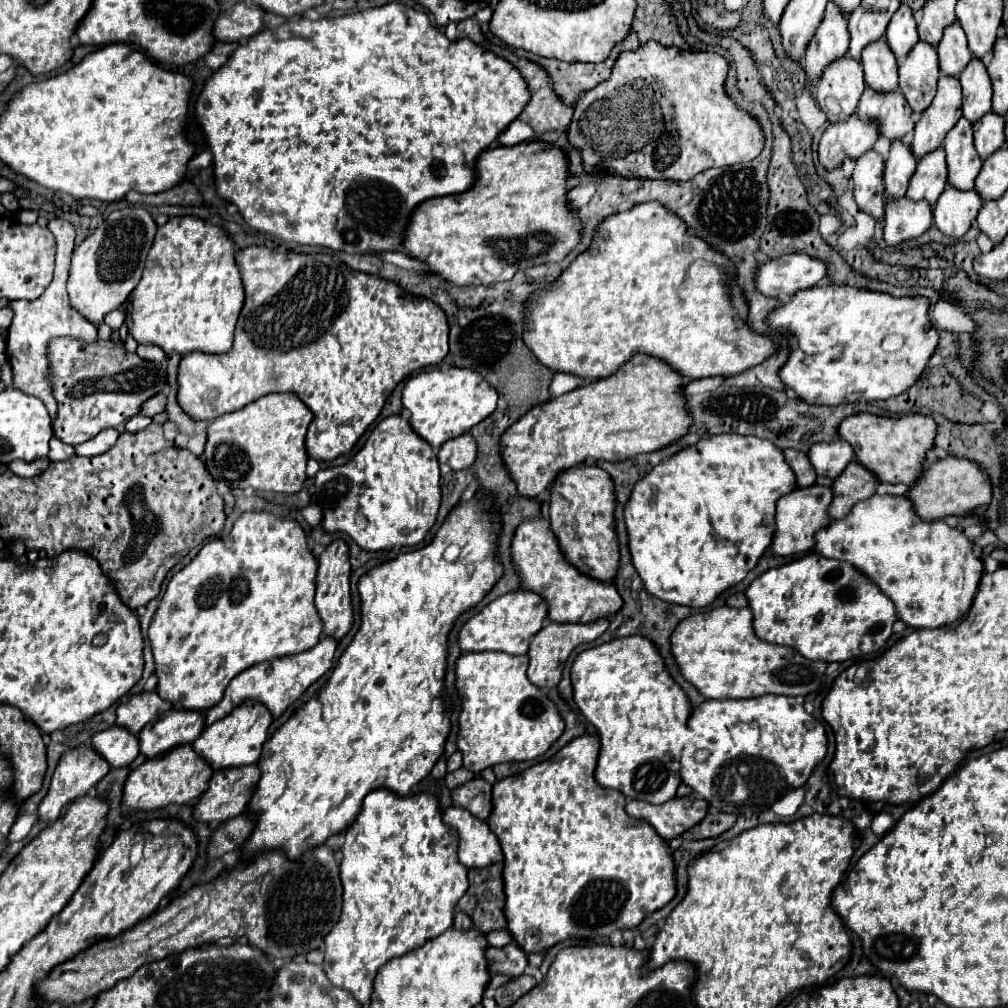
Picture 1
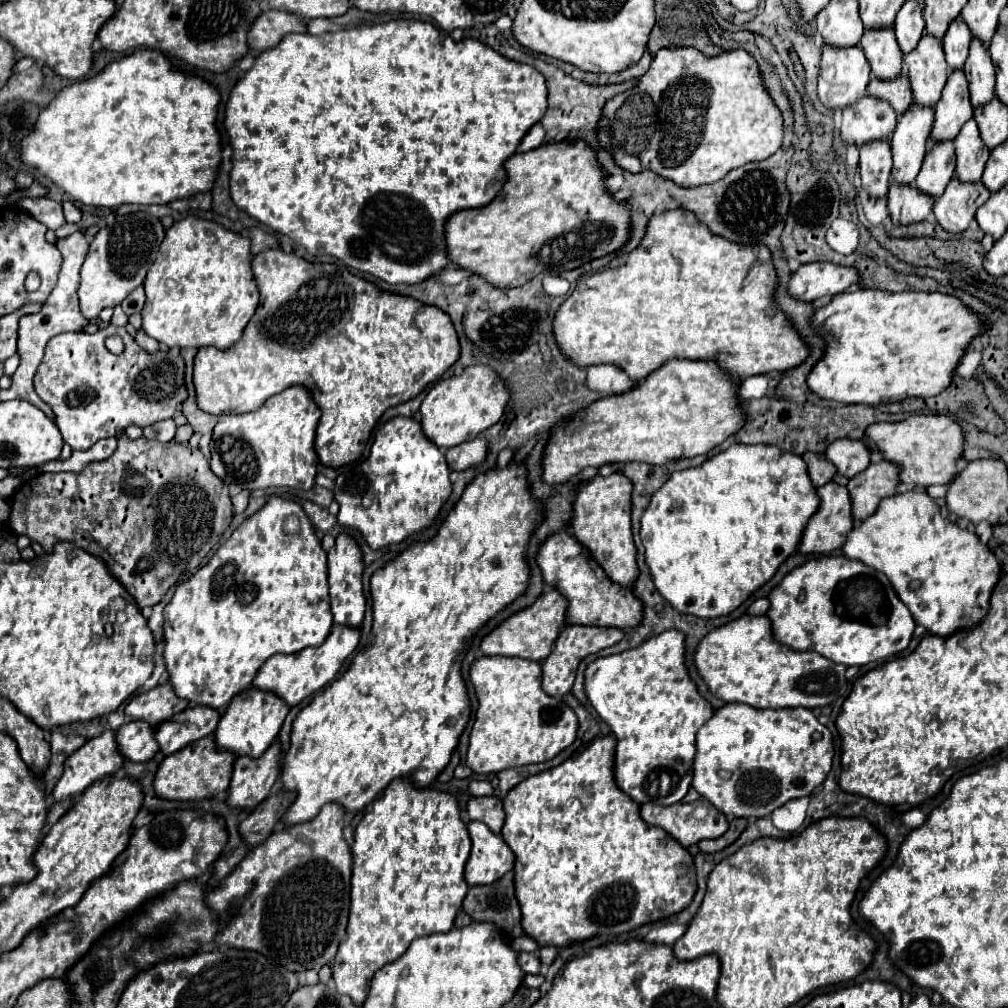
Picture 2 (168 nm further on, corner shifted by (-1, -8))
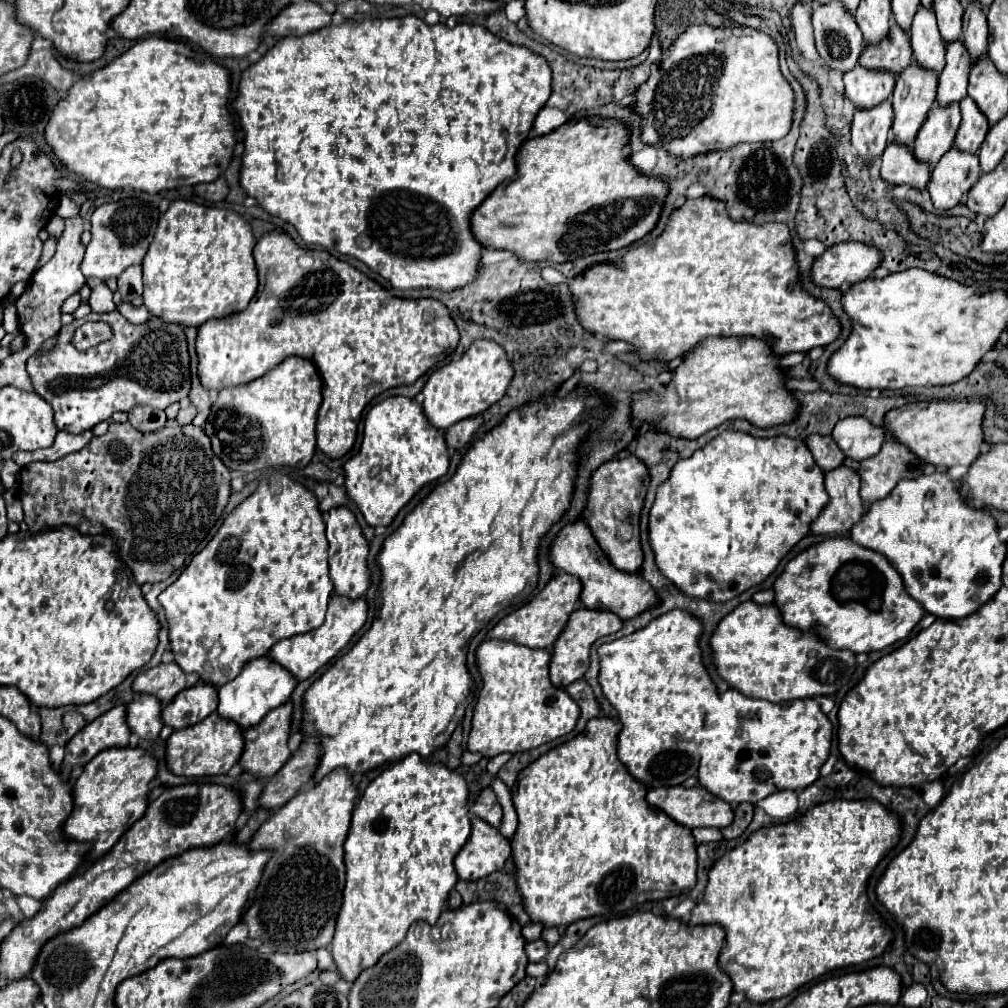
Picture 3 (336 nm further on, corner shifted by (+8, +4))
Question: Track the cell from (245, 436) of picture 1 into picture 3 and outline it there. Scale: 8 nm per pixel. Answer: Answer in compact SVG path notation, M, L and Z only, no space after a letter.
M288 356L268 374L244 386L232 386L218 392L218 400L204 424L212 440L214 454L230 468L240 472L254 472L268 466L296 466L304 468L316 450L316 416L322 402L322 378L316 366L300 356Z

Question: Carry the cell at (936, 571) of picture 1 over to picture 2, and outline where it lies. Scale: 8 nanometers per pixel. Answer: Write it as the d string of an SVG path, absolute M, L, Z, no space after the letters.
M905 492L881 500L877 510L847 534L841 554L883 572L915 622L937 636L977 626L989 610L991 590L1001 576L997 558L979 542L977 534L947 522L937 502L925 492Z

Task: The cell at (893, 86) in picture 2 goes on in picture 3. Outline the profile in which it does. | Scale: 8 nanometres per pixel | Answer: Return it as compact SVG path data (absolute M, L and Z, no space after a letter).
M892 22L888 36L878 44L868 44L860 54L860 64L872 70L888 70L900 74L902 68L912 64L912 46L908 46L908 34Z

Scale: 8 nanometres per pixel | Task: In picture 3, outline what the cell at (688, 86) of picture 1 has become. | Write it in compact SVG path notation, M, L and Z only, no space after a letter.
M690 26L676 38L668 56L652 64L652 74L638 88L636 96L638 100L632 108L646 118L642 140L652 146L664 146L672 156L696 156L710 150L726 150L740 142L780 140L788 134L794 116L794 90L780 72L778 44L768 34L748 26Z

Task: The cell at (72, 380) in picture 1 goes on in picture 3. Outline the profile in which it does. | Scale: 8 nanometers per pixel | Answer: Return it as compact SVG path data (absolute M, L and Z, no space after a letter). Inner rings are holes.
M118 310L106 314L90 312L88 316L62 326L58 332L58 346L48 354L32 356L26 368L34 392L52 404L58 430L72 434L90 430L94 424L108 420L114 412L128 412L138 404L166 410L170 404L188 398L192 386L184 328L160 322L156 316L150 316L144 326L132 326L132 322L128 322ZM98 320L112 328L112 338L86 352L78 352L70 344L76 328L84 322Z

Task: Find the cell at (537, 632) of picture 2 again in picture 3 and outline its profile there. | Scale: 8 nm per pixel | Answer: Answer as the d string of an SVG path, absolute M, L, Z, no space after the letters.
M558 574L554 576L548 586L526 606L518 608L516 612L508 614L504 620L500 620L490 632L488 638L500 638L500 640L512 640L530 648L550 648L556 640L556 636L560 636L564 632L564 626L568 624L570 614L578 608L580 604L580 592L582 592L582 584L580 578L570 576L570 574Z

